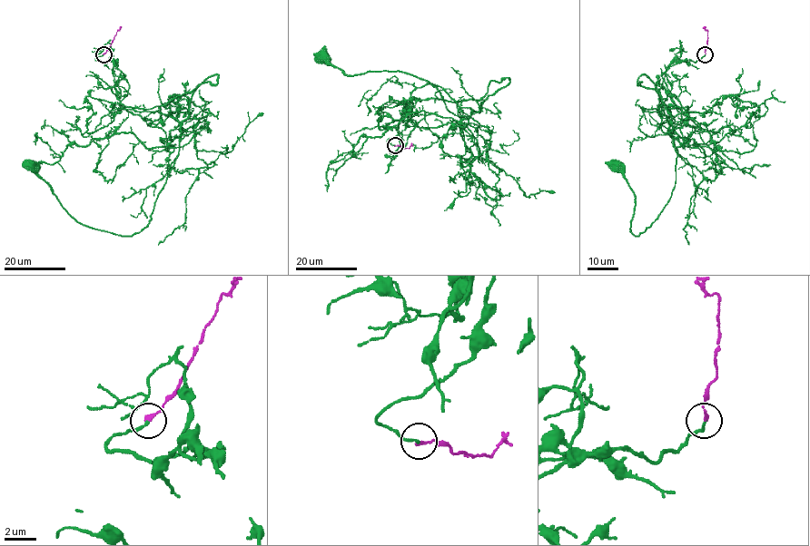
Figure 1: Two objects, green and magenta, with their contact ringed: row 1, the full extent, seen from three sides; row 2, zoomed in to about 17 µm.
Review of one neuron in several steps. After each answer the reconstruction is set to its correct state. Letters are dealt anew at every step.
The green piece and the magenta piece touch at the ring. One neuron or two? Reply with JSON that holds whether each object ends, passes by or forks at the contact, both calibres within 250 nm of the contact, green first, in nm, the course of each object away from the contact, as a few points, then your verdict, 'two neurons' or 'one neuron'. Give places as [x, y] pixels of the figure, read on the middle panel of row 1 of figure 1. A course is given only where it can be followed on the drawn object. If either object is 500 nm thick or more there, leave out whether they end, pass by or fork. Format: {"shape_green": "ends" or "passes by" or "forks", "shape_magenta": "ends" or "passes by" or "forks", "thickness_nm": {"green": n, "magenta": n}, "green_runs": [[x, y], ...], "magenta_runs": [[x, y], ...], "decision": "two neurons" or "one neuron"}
{"shape_green": "ends", "shape_magenta": "ends", "thickness_nm": {"green": 150, "magenta": 190}, "green_runs": [[395, 145], [411, 102], [419, 127], [471, 114], [422, 79], [347, 75], [321, 55]], "magenta_runs": [[395, 145], [409, 148], [411, 144]], "decision": "one neuron"}

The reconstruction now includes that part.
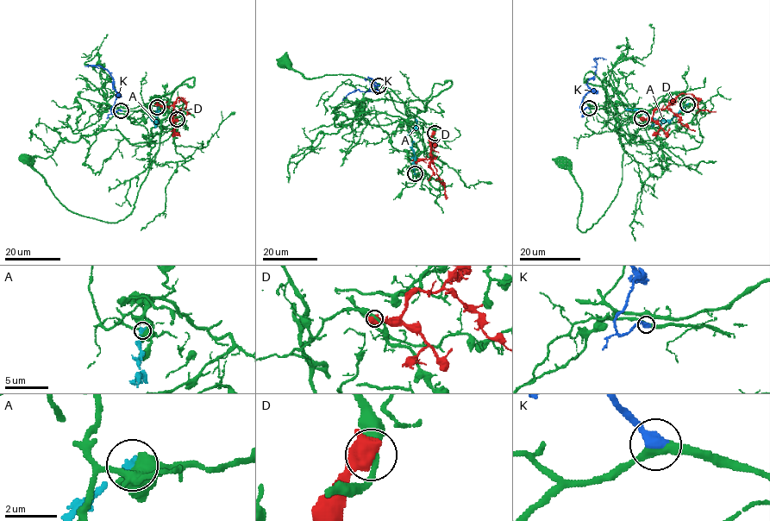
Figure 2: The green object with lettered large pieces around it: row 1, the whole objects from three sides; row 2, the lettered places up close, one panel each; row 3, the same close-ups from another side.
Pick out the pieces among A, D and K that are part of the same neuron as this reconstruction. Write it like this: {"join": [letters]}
{"join": ["K"]}

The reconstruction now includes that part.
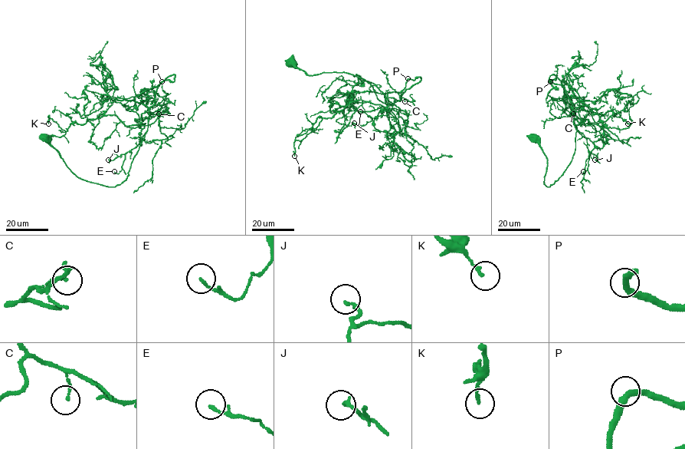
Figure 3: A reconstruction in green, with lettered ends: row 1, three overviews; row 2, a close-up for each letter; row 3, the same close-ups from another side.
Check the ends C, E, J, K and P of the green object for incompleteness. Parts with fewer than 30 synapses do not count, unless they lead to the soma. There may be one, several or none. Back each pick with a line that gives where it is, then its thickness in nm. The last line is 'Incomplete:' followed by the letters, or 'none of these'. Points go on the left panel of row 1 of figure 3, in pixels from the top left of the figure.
Incomplete: none of these

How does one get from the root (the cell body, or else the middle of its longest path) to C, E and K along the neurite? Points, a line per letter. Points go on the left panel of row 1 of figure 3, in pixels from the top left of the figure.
C: (44, 138), (78, 176), (115, 186), (127, 177), (133, 157), (147, 130), (148, 120), (158, 113)
E: (44, 138), (78, 176), (115, 186), (127, 177), (146, 131), (125, 153), (122, 170), (114, 171)
K: (44, 138), (78, 176), (115, 186), (148, 120), (126, 126), (103, 115), (67, 131), (48, 115), (48, 123)

